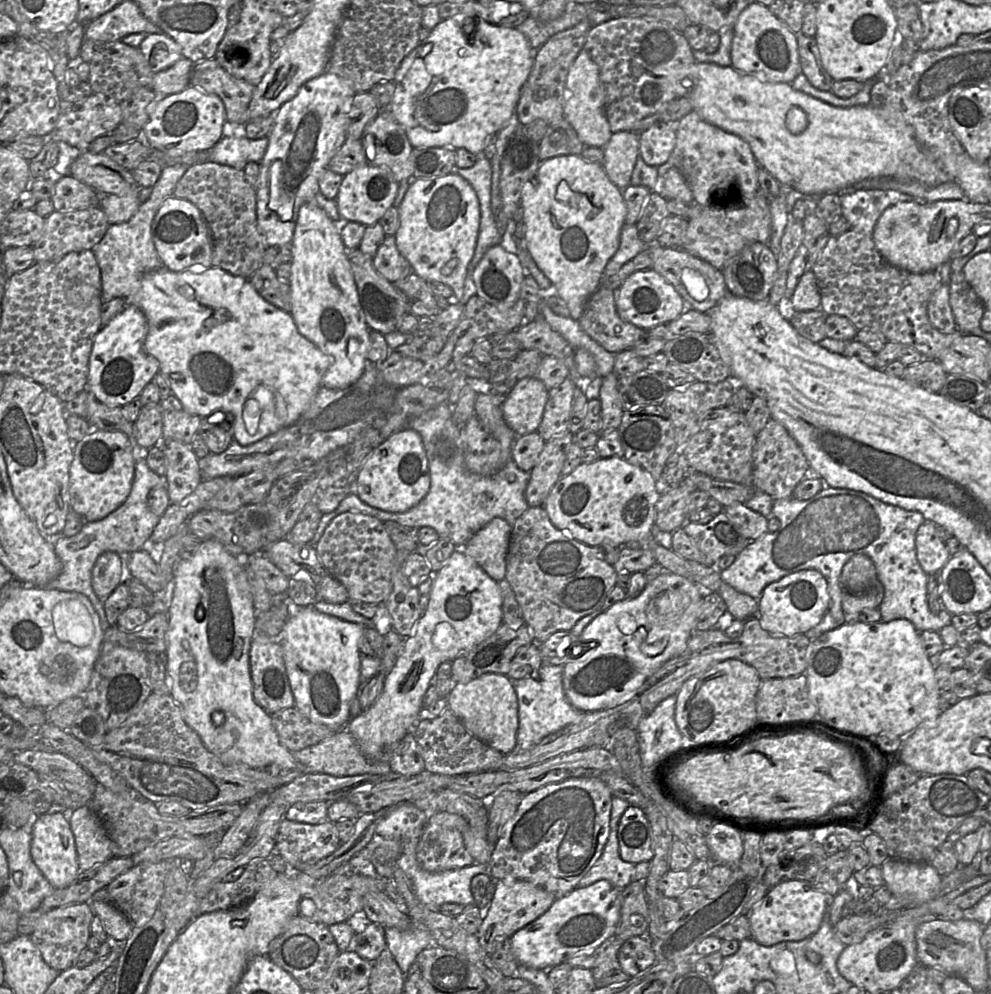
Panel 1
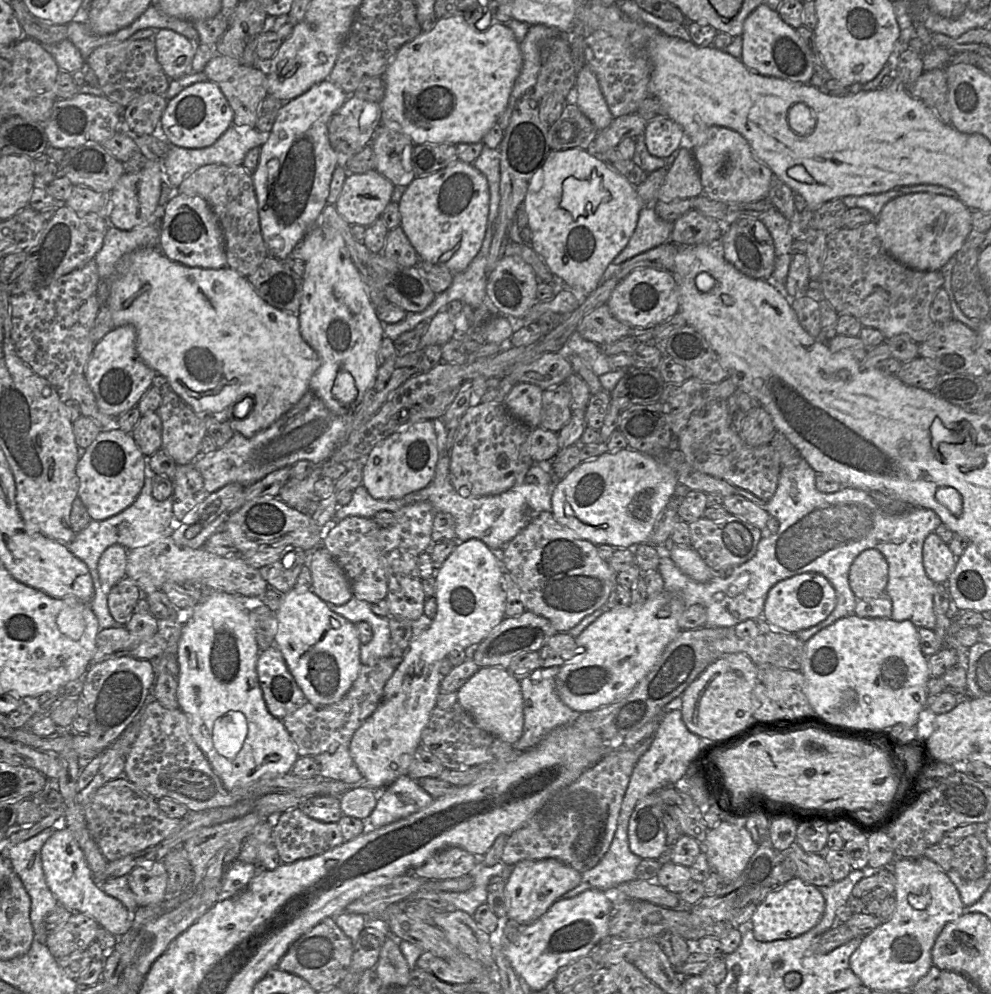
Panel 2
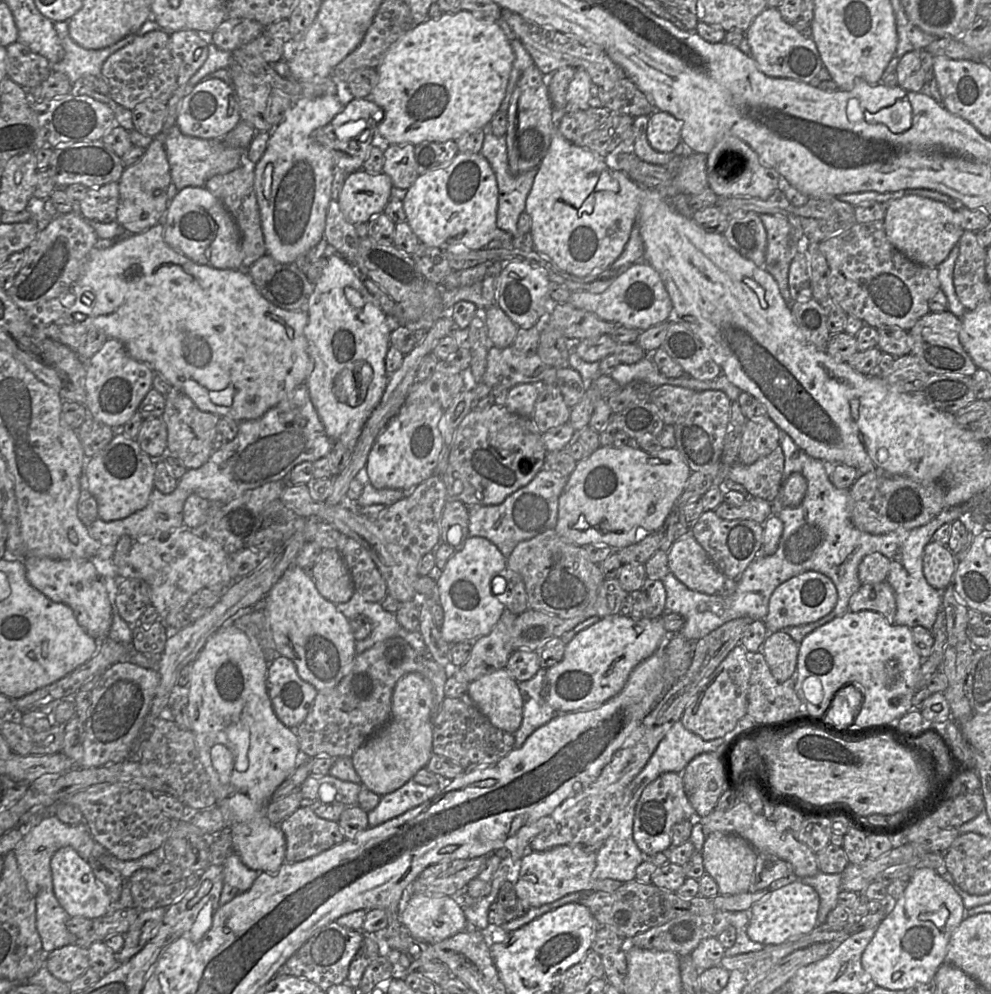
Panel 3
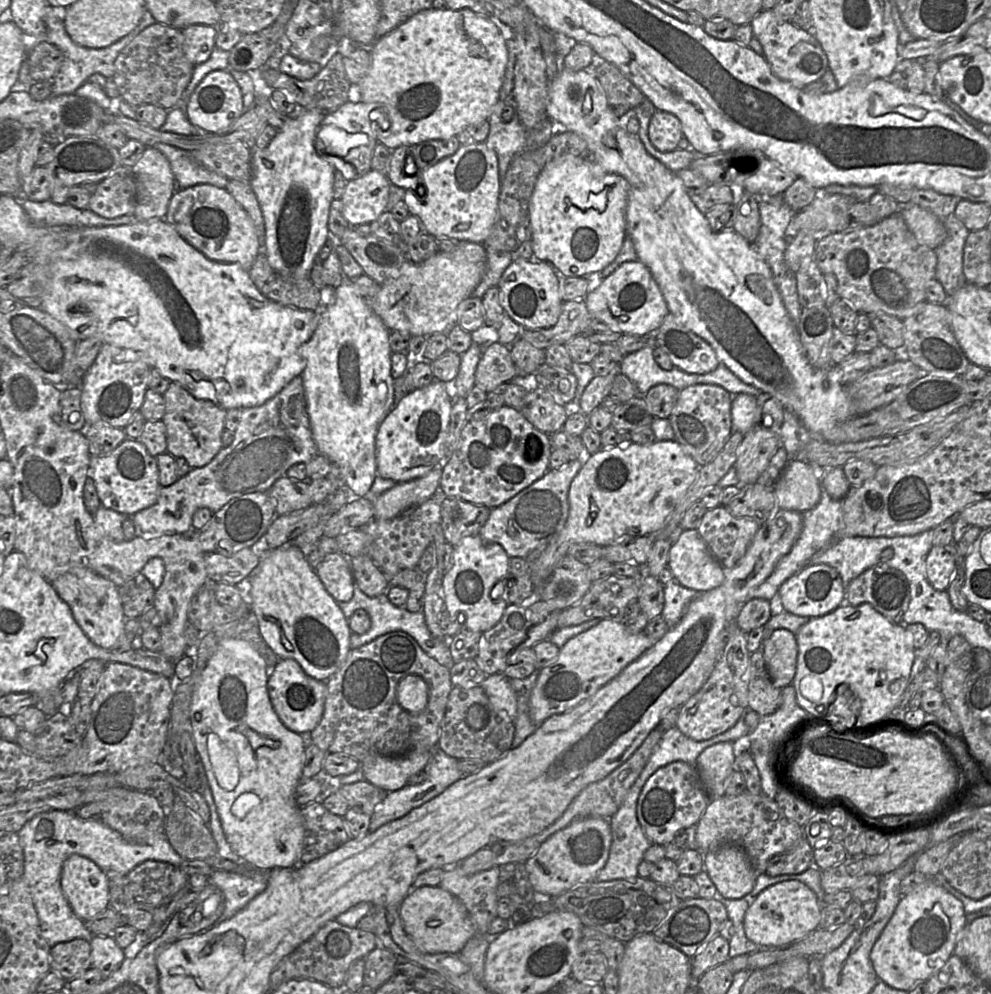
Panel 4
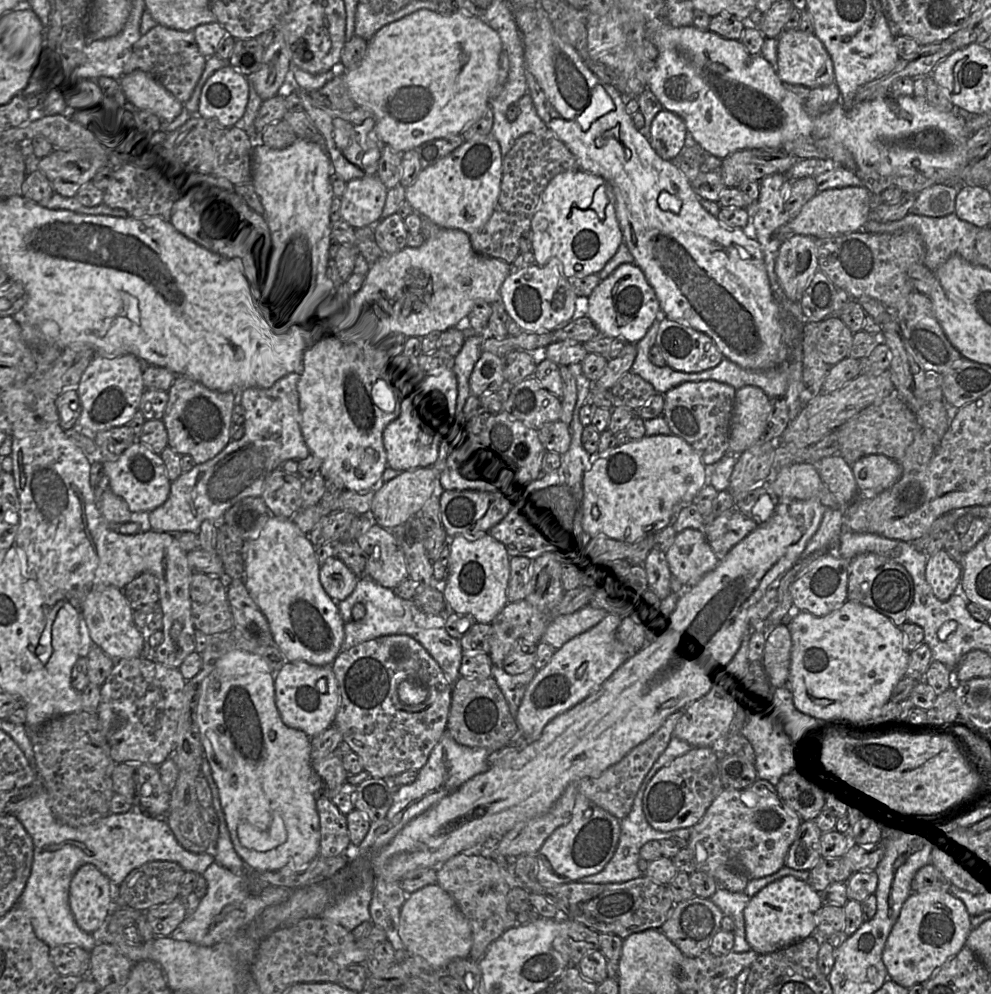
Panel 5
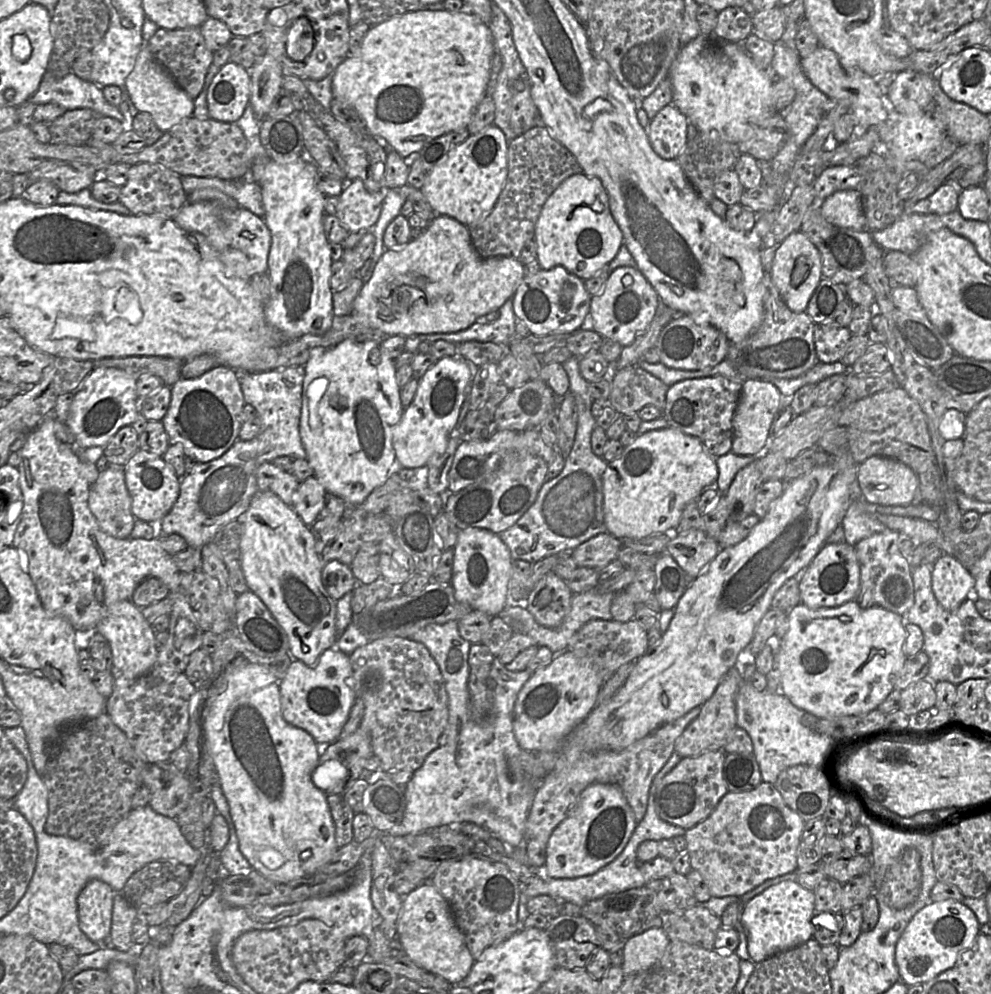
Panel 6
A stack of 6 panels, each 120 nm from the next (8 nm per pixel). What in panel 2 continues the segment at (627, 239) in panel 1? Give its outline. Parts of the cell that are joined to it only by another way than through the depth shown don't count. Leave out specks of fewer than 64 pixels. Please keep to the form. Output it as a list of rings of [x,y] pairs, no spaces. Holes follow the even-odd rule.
[[[653,205],[641,209],[636,228],[625,248],[615,257],[611,264],[623,262],[670,241],[674,223],[658,217]]]

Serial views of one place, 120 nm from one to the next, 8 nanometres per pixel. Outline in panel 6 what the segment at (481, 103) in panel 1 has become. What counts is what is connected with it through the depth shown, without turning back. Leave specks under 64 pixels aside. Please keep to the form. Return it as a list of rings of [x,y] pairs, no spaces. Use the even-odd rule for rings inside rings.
[[[415,11],[388,19],[380,24],[372,25],[365,35],[360,48],[341,63],[334,72],[332,82],[333,97],[355,108],[366,122],[366,126],[374,137],[380,137],[388,148],[397,151],[407,162],[418,158],[419,152],[428,142],[446,133],[467,128],[474,111],[486,96],[486,89],[491,74],[492,58],[495,53],[492,32],[488,25],[469,12],[450,11]]]

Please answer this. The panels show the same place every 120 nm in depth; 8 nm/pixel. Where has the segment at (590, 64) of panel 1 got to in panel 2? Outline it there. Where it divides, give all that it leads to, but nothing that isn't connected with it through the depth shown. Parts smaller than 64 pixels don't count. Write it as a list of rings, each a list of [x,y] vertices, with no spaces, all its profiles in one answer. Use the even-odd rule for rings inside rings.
[[[583,66],[576,76],[576,105],[580,111],[601,131],[614,118],[605,102],[599,83],[588,66]]]

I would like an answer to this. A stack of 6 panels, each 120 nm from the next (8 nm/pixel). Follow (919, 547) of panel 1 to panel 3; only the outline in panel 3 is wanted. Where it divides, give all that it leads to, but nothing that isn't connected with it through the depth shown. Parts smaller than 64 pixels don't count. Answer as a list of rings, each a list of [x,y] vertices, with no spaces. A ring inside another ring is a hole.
[[[931,540],[923,554],[923,572],[927,582],[939,591],[945,590],[953,583],[959,561],[946,545]]]

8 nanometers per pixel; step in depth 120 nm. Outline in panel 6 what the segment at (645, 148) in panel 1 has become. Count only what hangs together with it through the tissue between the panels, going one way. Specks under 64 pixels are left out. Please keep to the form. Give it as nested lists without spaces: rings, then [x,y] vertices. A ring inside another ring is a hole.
[[[670,104],[663,107],[644,129],[656,154],[672,160],[677,159],[688,142],[688,125],[687,117]]]

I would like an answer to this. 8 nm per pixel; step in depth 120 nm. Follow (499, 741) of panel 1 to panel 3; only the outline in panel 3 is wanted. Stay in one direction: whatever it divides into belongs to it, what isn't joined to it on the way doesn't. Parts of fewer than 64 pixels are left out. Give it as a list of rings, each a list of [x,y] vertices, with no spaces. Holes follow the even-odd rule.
[[[499,669],[470,682],[467,694],[494,726],[515,734],[523,719],[518,683],[506,669]]]

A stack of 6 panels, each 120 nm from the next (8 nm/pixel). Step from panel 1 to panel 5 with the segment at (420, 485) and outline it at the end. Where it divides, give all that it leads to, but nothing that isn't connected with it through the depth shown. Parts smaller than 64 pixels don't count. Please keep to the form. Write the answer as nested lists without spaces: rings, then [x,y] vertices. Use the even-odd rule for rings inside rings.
[[[453,370],[427,373],[426,379],[405,400],[398,417],[383,431],[387,467],[404,472],[431,467],[439,457],[442,439],[455,419],[457,380]]]

